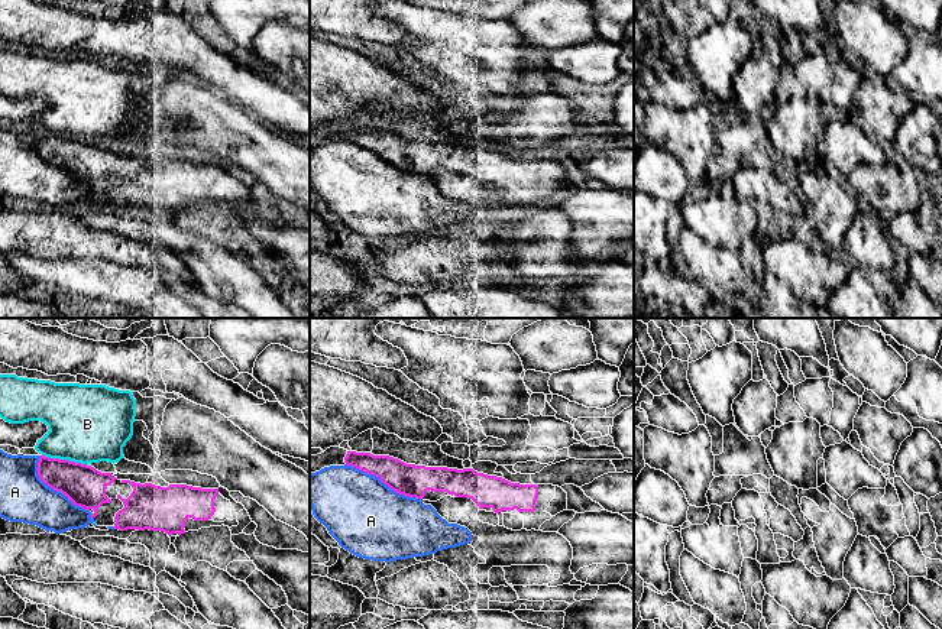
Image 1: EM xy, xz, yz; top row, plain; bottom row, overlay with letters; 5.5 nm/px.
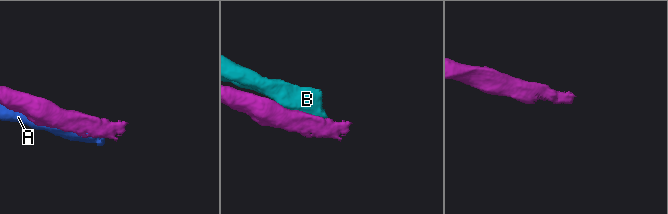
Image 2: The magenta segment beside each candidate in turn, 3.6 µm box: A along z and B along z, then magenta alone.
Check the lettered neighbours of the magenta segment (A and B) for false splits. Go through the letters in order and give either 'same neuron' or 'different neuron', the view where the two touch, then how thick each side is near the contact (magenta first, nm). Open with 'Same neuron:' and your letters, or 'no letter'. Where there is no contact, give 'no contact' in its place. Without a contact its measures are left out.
Same neuron: no letter
A: different neuron; meets magenta in xz; 180 nm thick on the magenta side, 420 nm on the other
B: different neuron; meets magenta in xy; 220 nm thick on the magenta side, 440 nm on the other

